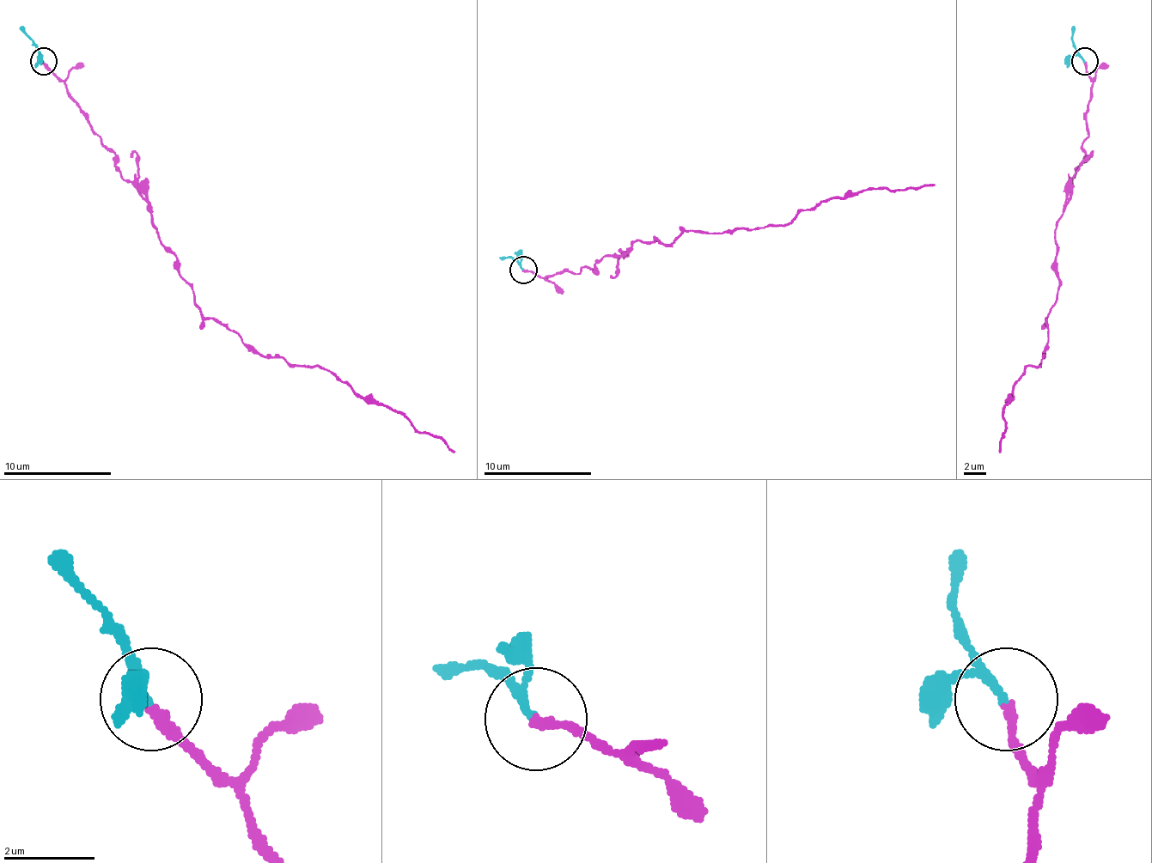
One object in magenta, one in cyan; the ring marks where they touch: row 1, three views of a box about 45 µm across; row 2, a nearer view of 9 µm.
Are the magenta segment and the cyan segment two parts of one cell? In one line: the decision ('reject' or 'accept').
accept

